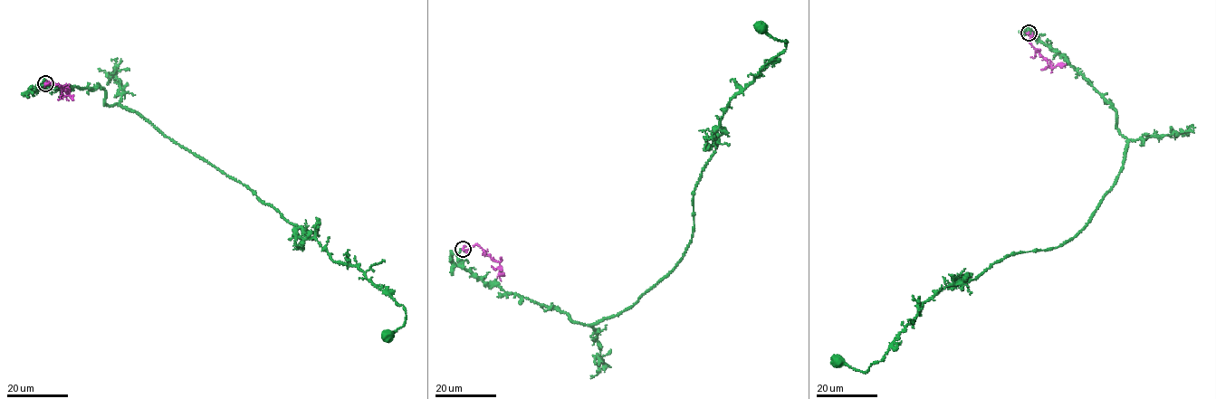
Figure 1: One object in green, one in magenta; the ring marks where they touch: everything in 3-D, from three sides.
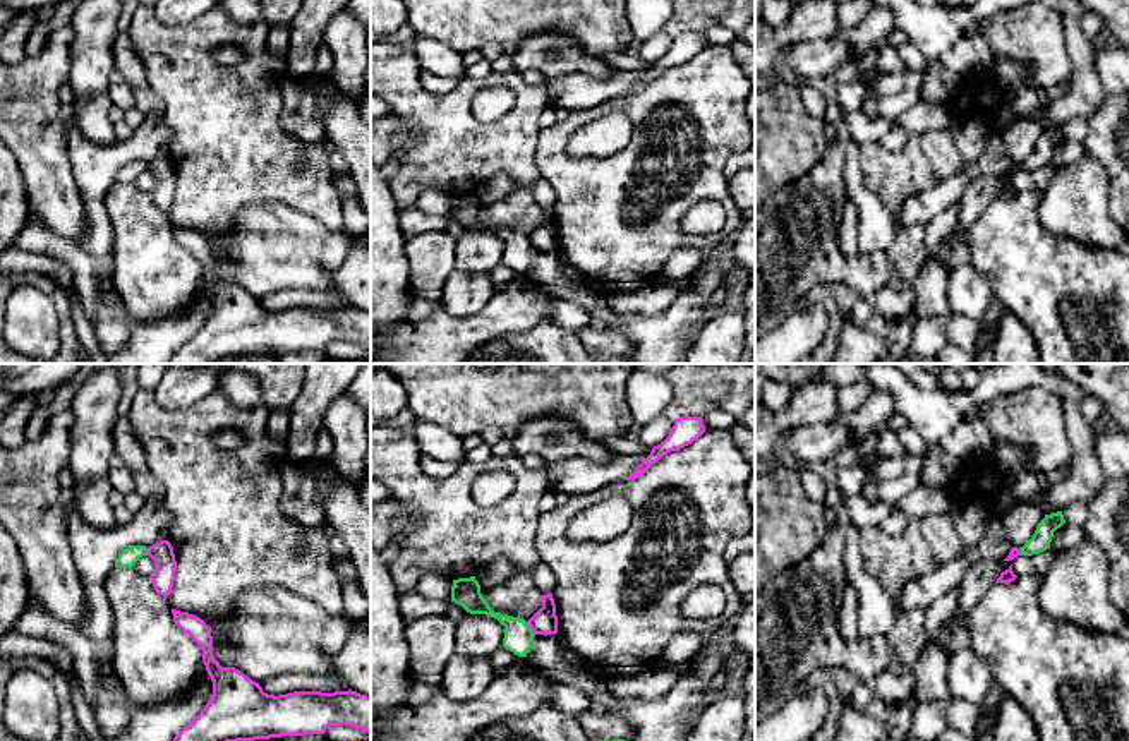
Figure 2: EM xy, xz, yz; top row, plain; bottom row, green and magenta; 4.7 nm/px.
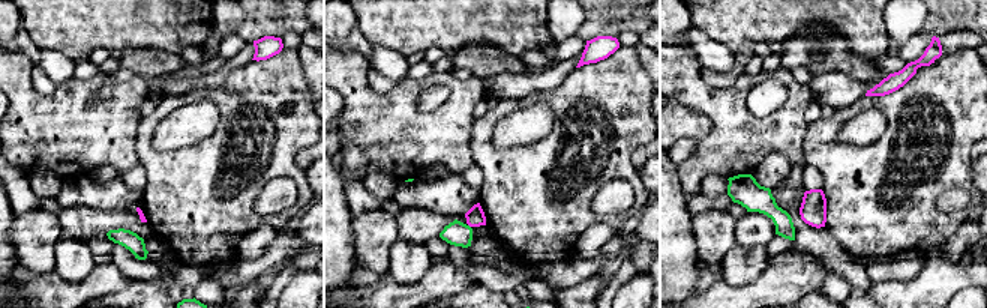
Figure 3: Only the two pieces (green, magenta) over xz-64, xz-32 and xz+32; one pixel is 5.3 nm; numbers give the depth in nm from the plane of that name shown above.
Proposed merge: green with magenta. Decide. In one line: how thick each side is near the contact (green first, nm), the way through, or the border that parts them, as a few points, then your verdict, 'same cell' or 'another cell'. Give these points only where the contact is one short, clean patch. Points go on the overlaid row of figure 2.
140 nm thick on the green side, 120 nm on the other; border along xz (527, 621), (534, 635); another cell

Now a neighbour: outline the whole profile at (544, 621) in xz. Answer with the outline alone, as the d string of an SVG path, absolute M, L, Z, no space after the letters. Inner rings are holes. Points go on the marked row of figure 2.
M552 593L539 595L542 607L528 619L528 626L534 635L556 635L558 633L558 616Z

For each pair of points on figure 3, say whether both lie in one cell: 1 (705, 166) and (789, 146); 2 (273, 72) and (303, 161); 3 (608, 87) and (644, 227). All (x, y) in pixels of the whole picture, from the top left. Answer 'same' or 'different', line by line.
1: same
2: different
3: different

